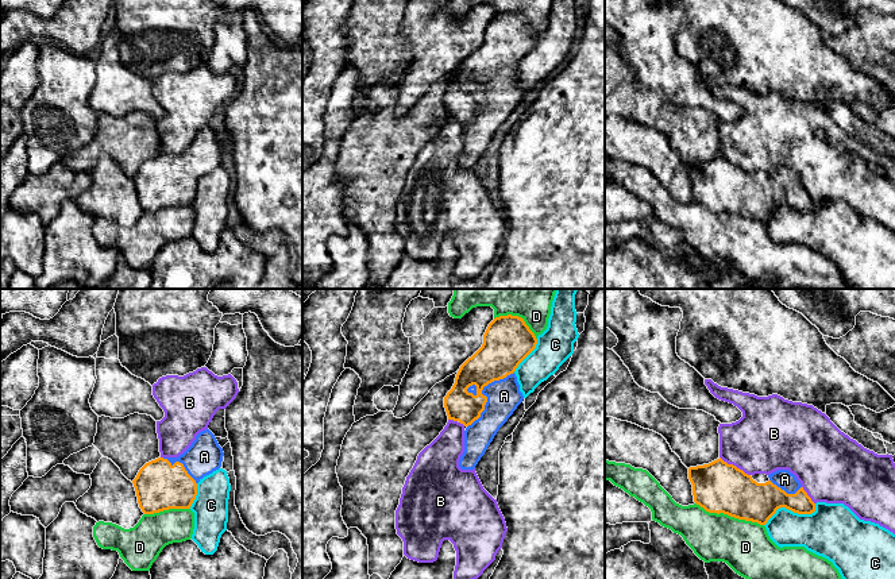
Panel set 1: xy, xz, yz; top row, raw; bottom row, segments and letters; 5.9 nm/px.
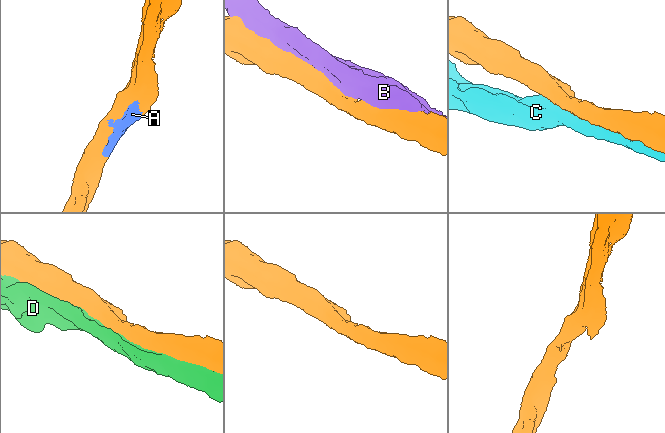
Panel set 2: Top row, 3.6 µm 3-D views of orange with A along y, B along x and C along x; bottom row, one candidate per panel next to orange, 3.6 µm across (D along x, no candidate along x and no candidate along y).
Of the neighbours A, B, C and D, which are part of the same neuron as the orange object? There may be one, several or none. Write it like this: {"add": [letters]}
{"add": ["A"]}

